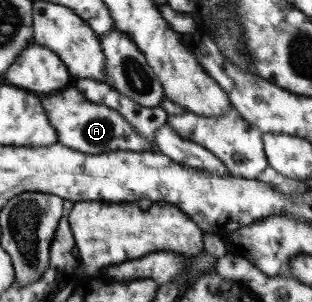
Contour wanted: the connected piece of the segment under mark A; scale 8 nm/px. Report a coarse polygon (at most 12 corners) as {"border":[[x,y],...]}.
{"border":[[73,85],[41,104],[57,143],[91,155],[151,148]]}

